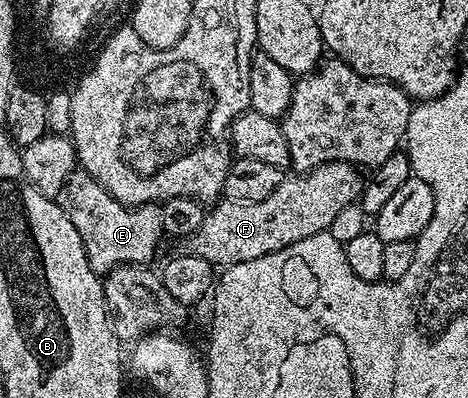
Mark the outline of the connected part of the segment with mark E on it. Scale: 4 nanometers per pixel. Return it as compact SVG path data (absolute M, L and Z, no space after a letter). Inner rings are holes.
M77 169L65 181L57 200L59 207L73 221L73 229L81 233L89 265L97 273L124 267L127 263L150 264L159 239L164 238L161 225L162 206L158 203L144 203L142 207L129 207L117 201L108 193L107 188L86 171Z

